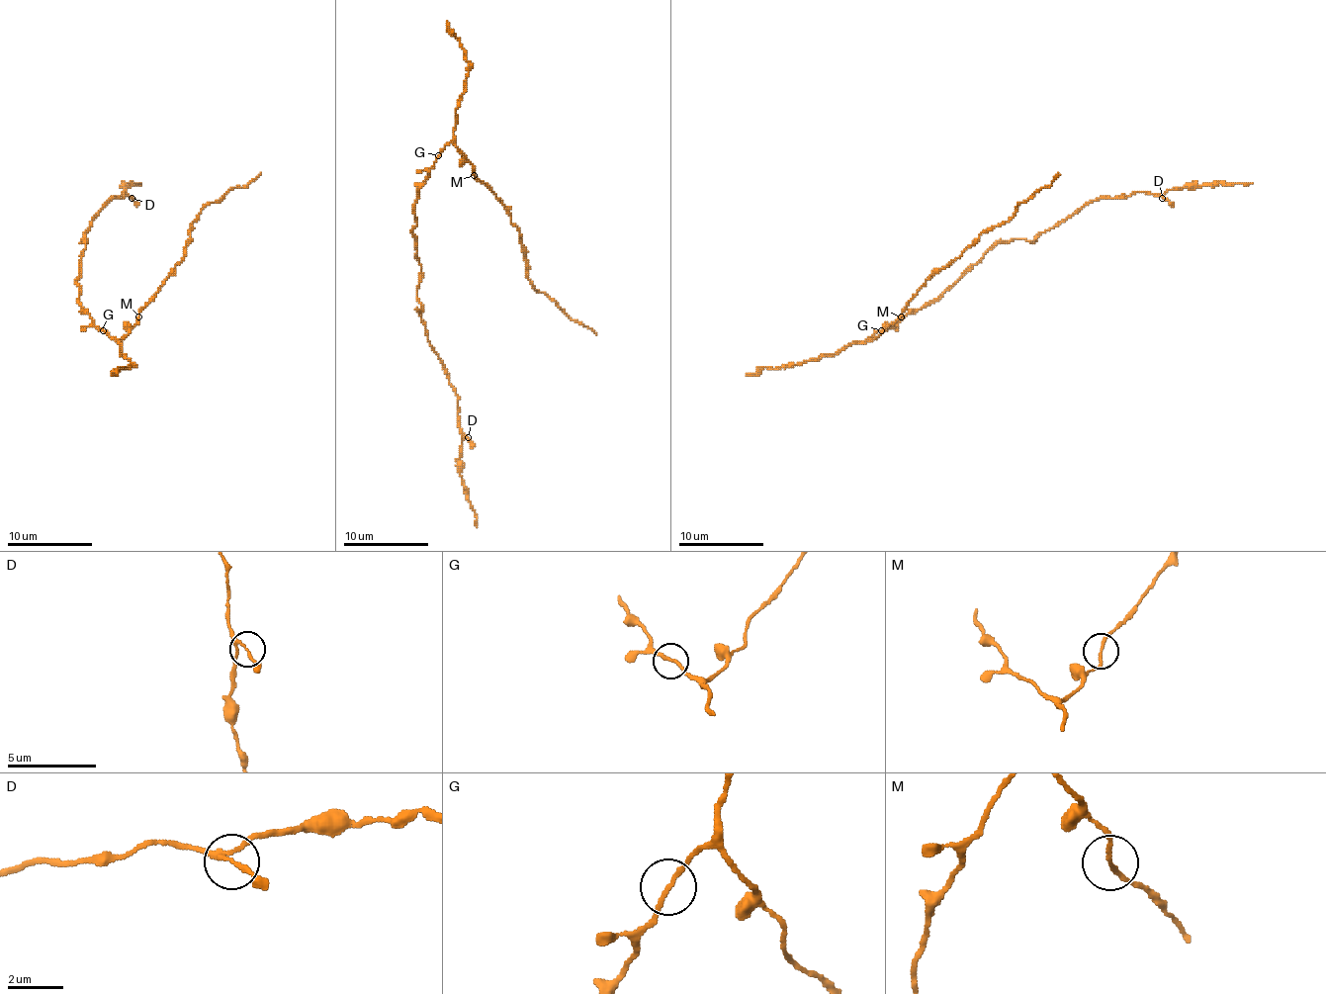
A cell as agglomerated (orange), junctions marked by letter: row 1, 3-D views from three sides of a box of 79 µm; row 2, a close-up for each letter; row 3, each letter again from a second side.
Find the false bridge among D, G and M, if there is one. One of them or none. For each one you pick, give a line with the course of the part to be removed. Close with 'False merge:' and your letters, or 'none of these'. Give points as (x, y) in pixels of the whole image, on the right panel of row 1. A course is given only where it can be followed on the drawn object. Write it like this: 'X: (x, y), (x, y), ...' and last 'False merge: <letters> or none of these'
False merge: none of these

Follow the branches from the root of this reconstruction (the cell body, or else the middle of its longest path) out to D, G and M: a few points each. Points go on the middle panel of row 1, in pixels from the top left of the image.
D: (417, 200), (412, 236), (421, 264), (417, 301), (427, 341), (442, 360), (458, 397), (458, 424), (468, 437)
G: (417, 200), (419, 185), (438, 155)
M: (417, 200), (419, 185), (440, 151), (451, 142), (473, 166), (475, 175)

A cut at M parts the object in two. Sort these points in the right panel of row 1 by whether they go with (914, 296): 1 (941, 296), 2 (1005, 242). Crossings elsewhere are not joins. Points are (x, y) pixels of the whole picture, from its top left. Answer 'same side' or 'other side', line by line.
1: other side
2: other side

